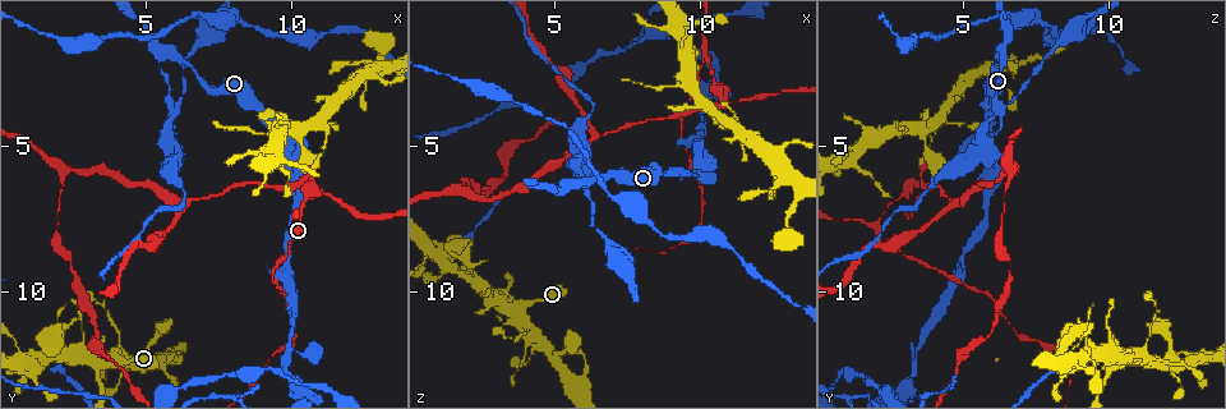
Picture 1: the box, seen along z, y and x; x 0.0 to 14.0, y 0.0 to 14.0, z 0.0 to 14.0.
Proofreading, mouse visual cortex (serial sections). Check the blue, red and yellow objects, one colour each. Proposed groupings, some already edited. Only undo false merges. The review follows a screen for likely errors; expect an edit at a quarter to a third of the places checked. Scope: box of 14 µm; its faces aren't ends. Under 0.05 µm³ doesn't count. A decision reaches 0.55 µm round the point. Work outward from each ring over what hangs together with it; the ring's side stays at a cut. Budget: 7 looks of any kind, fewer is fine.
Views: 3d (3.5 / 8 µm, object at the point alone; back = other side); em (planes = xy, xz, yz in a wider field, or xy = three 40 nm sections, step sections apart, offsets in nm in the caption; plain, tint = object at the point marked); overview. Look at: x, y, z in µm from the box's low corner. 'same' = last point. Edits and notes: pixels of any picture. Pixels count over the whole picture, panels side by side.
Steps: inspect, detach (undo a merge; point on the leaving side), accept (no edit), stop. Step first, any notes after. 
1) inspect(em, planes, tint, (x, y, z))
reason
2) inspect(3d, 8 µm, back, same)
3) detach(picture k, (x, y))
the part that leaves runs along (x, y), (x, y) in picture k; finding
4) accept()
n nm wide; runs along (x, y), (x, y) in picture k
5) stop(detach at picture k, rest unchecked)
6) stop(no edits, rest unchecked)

inspect(3d, 3.5 µm, (3.7, 12.4, 10.5))
small branch off a trunk

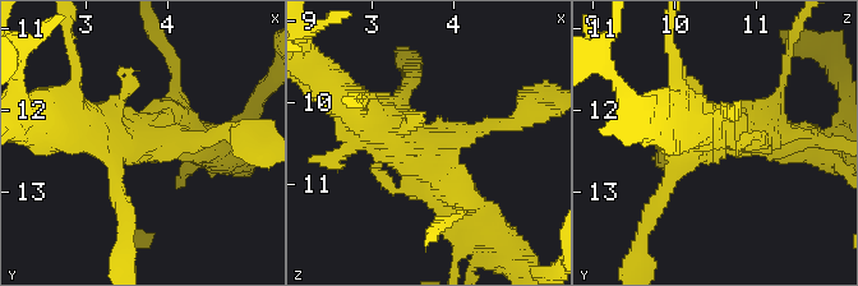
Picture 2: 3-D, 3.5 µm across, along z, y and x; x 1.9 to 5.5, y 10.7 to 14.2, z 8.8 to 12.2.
inspect(em, xy, step 1, tint, (3.60, 12.30, 10.55))

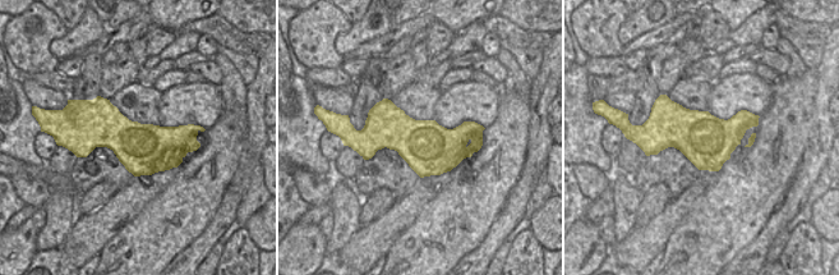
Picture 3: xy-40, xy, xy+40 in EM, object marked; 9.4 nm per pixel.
inspect(em, xy, step 5, tint, same)

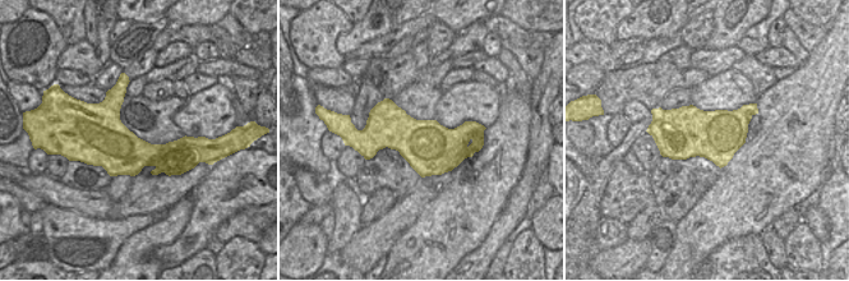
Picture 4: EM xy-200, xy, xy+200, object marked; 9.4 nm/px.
accept()
runs along (493, 127), (406, 150), (347, 104) in picture 2; one cell here

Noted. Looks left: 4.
inspect(3d, 3.5 µm, (5.8, 1.9, 6.3))
thin arm on a thick one

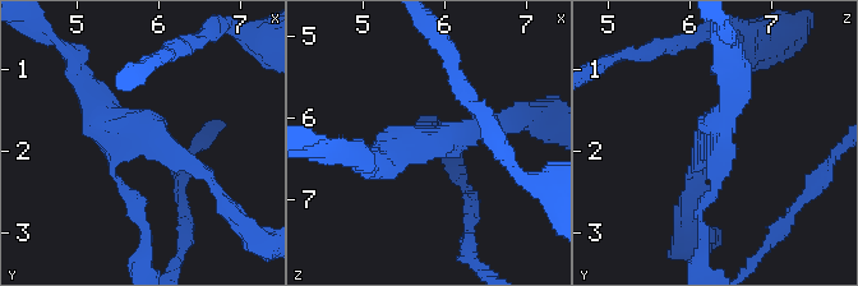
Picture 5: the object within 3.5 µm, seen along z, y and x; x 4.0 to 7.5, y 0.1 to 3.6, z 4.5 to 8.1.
inspect(em, xy, step 2, tint, (5.90, 1.85, 6.30))
3 arms; arms of 150, 150, 350 nm; now the EM

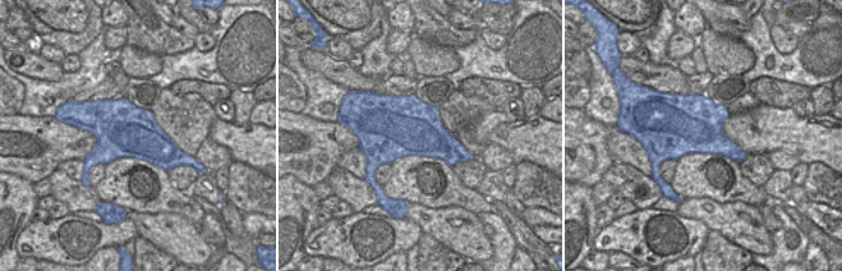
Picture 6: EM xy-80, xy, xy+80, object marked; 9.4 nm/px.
accept()
all the same cell

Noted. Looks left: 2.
inspect(3d, 3.5 µm, (5.8, 3.8, 6.2))
arms part here

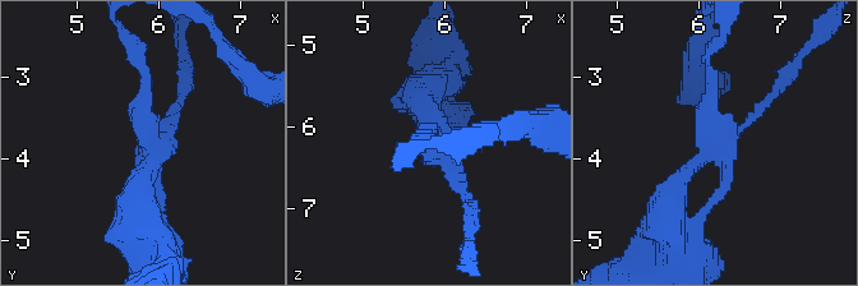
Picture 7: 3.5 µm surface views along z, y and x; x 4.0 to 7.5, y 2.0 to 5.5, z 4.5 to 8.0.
inspect(em, xy, step 3, tint, (5.90, 3.70, 6.20))

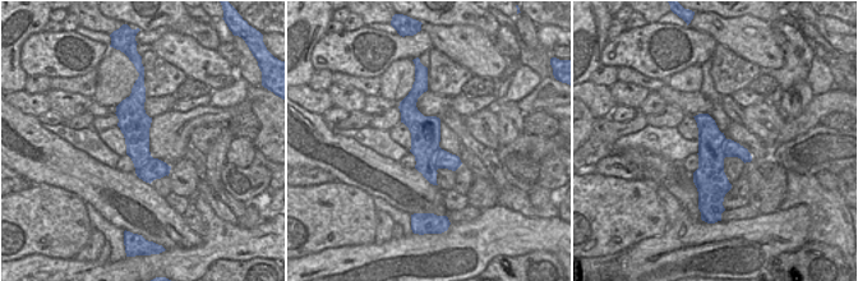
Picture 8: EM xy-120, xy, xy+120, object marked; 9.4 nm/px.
accept()
runs along (421, 88), (411, 118), (433, 180) in picture 8; one cell here

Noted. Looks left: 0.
stop(no edits, rest unchecked)

